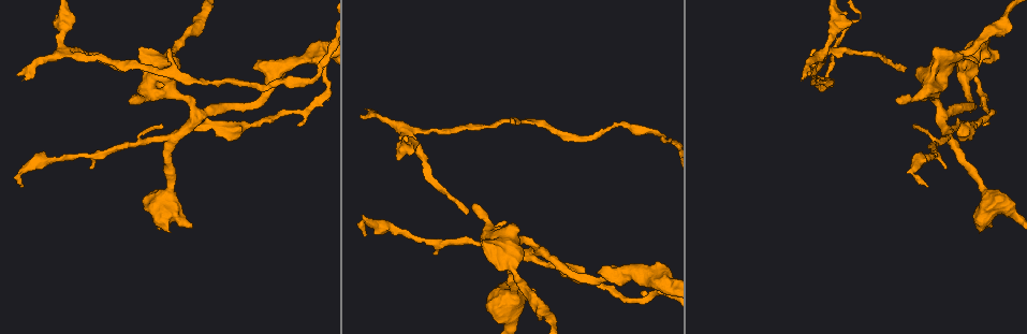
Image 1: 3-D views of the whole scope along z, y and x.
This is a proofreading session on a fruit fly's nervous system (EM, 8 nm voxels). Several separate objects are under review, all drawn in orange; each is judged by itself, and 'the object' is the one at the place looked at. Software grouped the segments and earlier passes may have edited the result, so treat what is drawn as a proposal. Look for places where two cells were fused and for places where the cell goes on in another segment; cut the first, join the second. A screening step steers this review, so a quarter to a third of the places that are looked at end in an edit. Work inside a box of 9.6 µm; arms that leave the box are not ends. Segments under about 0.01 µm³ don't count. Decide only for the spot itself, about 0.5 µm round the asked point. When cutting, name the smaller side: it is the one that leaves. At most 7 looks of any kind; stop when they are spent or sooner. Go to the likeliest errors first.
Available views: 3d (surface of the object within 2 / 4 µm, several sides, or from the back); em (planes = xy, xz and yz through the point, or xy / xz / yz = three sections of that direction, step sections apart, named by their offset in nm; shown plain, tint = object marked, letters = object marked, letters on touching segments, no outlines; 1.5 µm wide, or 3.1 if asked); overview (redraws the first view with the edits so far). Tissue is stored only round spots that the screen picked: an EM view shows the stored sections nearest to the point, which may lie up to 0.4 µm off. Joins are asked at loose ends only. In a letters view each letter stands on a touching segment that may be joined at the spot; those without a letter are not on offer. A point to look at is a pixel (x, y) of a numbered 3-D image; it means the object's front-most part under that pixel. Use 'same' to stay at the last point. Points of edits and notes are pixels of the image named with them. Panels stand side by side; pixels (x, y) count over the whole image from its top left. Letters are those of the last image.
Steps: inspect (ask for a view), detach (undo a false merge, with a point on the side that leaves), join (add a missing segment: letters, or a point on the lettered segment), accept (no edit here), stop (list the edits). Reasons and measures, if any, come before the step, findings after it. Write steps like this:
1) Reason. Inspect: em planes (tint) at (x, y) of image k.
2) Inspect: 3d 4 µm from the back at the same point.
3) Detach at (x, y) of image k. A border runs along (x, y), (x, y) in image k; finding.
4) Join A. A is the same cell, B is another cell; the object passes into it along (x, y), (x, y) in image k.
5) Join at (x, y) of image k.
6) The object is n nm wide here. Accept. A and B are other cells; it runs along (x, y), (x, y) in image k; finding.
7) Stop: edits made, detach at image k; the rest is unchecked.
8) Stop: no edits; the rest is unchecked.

Tapers out. Inspect: em xy step 8 (tint) at (983, 125) of image 1.

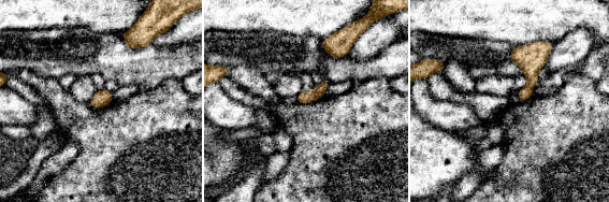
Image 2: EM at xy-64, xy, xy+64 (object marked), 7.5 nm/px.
Another direction. Inspect: em planes (letters) at the same point.

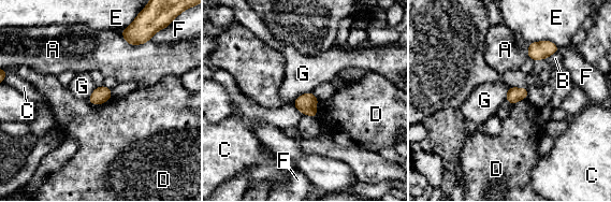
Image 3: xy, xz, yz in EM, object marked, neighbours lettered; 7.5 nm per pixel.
Accept. A, B, C, D, E, F and G are other cells; a border runs along (310, 90), (300, 95), (292, 104) in image 3; none of them fits.

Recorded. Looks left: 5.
Three-way junction. Inspect: em planes (plain) at (948, 142) of image 1.

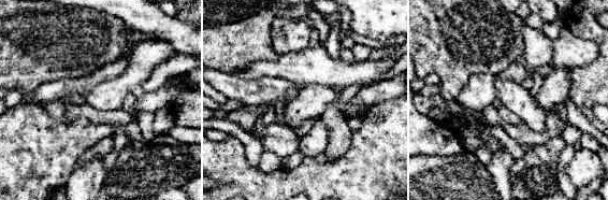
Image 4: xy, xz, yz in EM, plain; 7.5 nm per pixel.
Inspect: em planes (tint) at the same point.

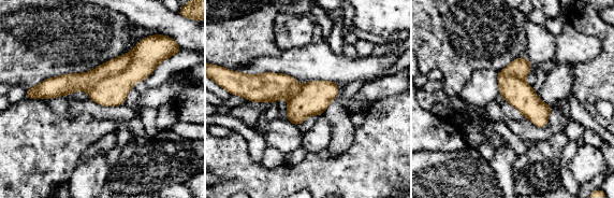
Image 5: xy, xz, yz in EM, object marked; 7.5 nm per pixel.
What lies round it. Inspect: em planes (letters) at the same point.

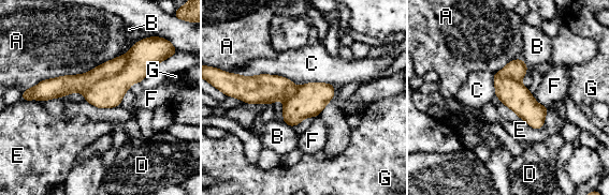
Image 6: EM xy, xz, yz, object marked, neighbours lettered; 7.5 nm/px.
The object is 200 nm wide here. Detach at (82, 83) of image 6. A, B, C, D, E, F and G are other cells; a border runs along (127, 54), (117, 73), (83, 93) in image 6; a second cell is stuck on.

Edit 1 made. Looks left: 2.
Stop: edits made, detach at image 6; the rest is unchecked.

